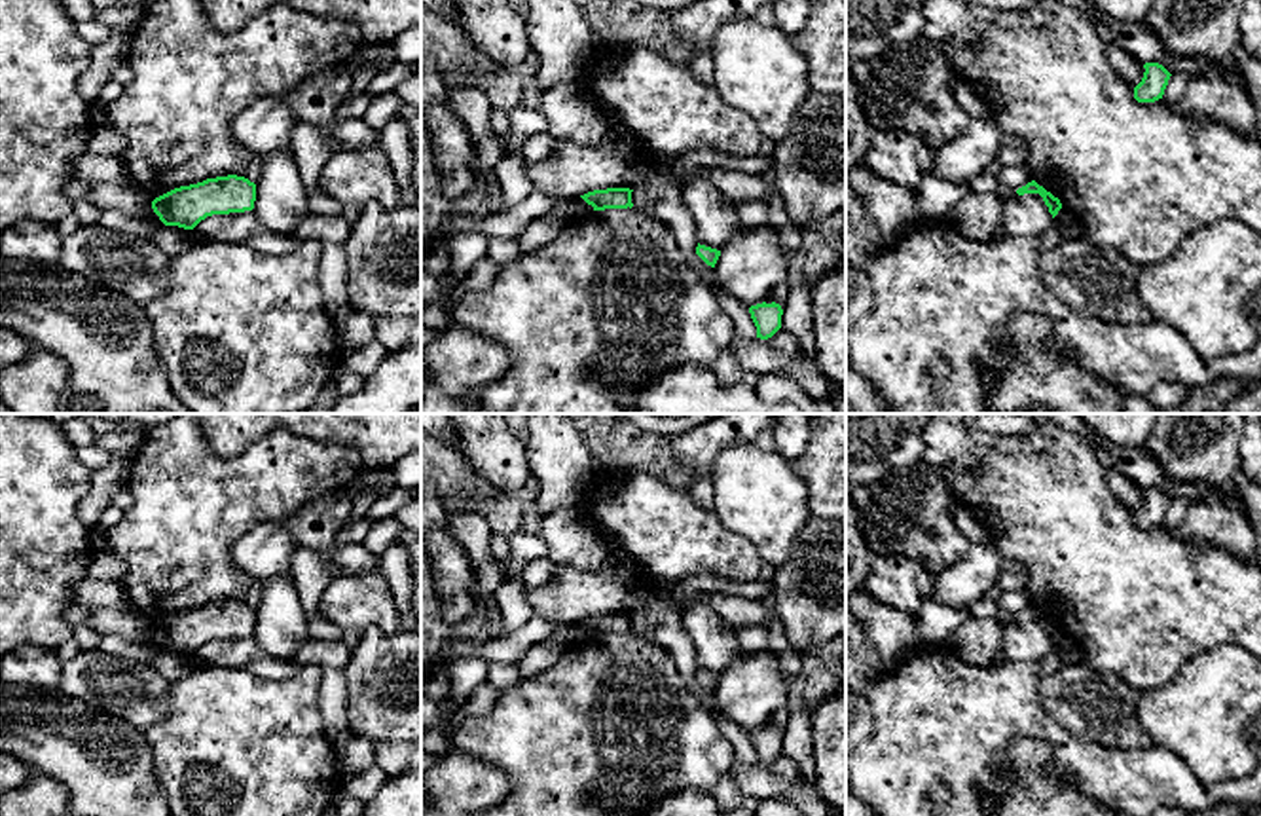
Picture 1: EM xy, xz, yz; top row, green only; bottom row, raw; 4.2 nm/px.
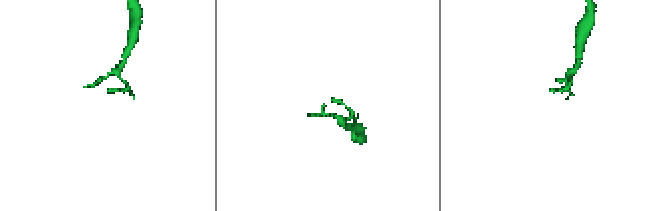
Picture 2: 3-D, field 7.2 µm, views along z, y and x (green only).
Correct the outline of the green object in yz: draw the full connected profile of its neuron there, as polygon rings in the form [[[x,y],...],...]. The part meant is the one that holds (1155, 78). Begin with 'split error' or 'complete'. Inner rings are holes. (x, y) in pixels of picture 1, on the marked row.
complete; [[[1145,63],[1143,68],[1143,78],[1134,87],[1134,99],[1138,102],[1155,102],[1162,99],[1172,74],[1159,63]]]

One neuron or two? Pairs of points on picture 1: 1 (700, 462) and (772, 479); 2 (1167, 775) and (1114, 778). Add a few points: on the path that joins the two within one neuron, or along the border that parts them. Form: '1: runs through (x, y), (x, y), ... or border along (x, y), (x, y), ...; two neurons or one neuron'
1: border along (751, 443), (727, 445), (708, 477); two neurons
2: runs through (1153, 777), (1127, 778); one neuron

